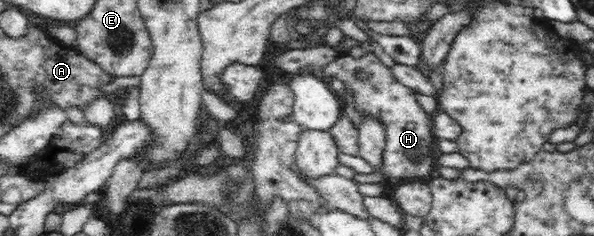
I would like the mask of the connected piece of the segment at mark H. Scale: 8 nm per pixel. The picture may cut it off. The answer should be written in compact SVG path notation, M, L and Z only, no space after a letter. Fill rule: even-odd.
M373 52L359 58L345 53L329 61L323 67L323 79L331 81L333 78L341 80L351 90L353 104L361 116L371 113L386 123L388 136L380 172L395 180L427 177L437 154L437 141L432 134L431 116L419 105L415 92L399 82L392 68L385 66ZM357 72L366 77L359 77Z

